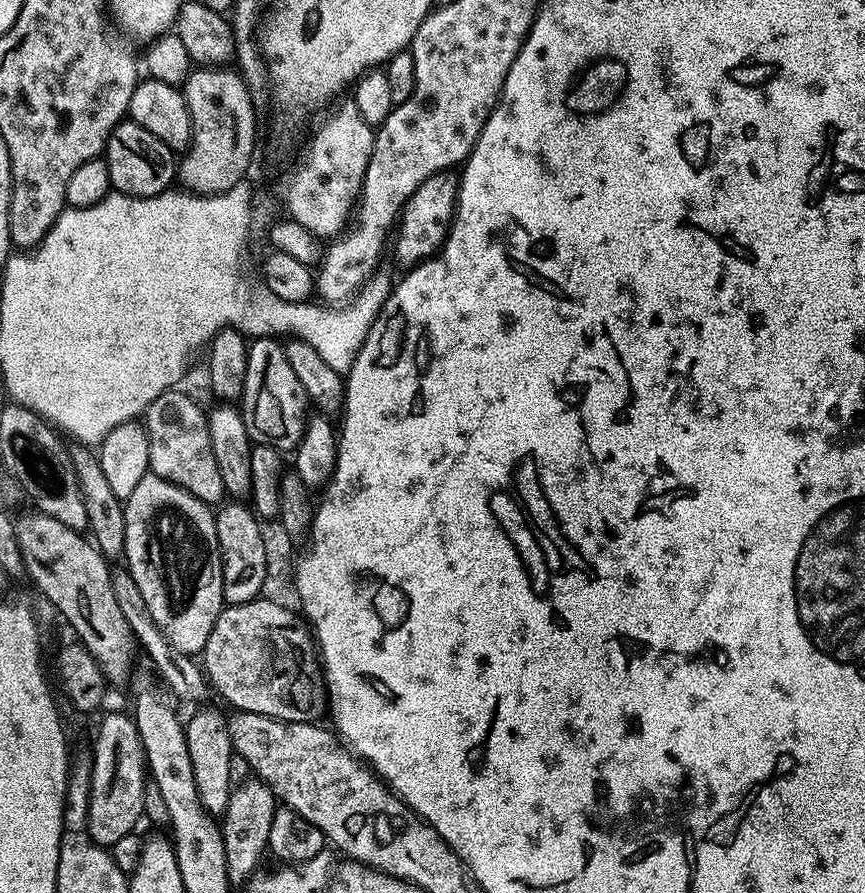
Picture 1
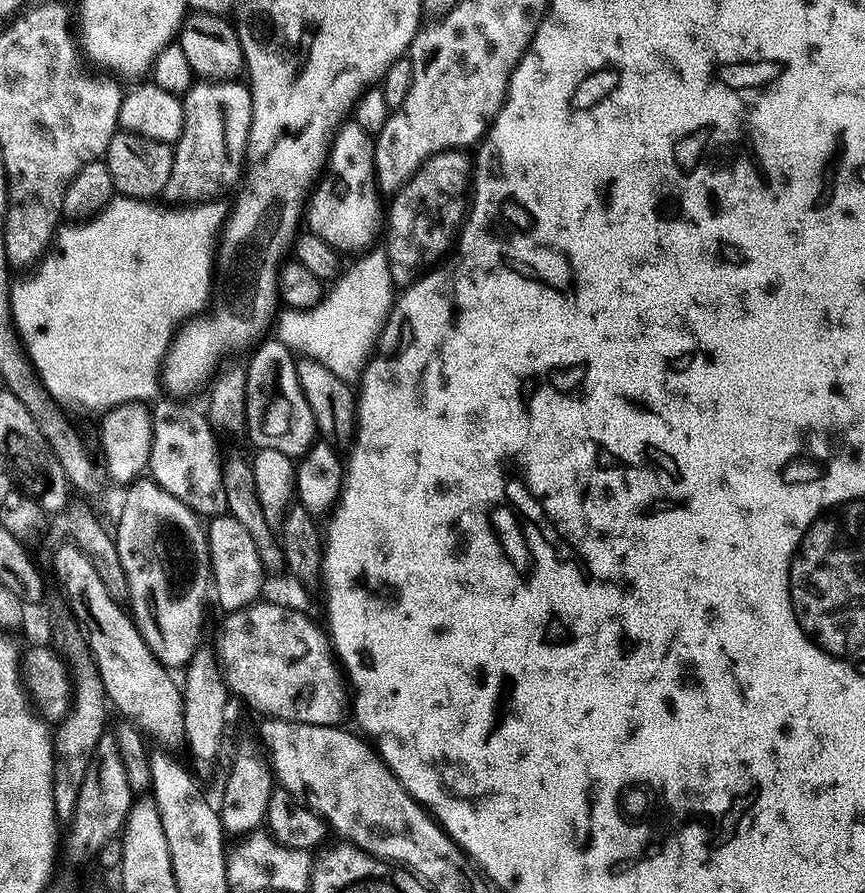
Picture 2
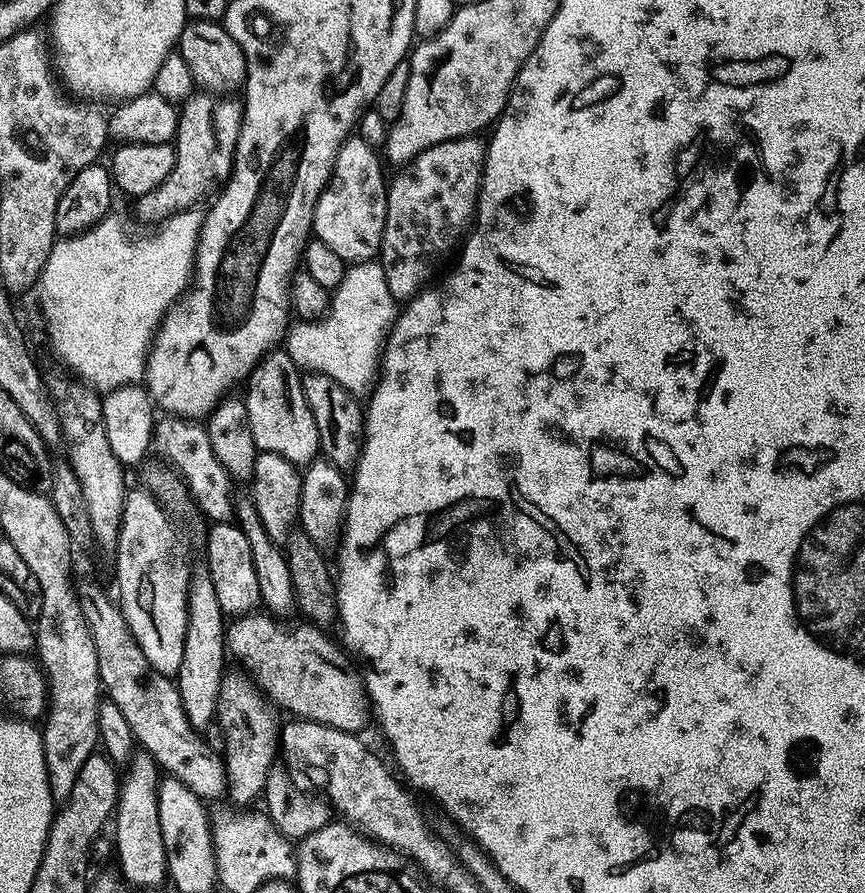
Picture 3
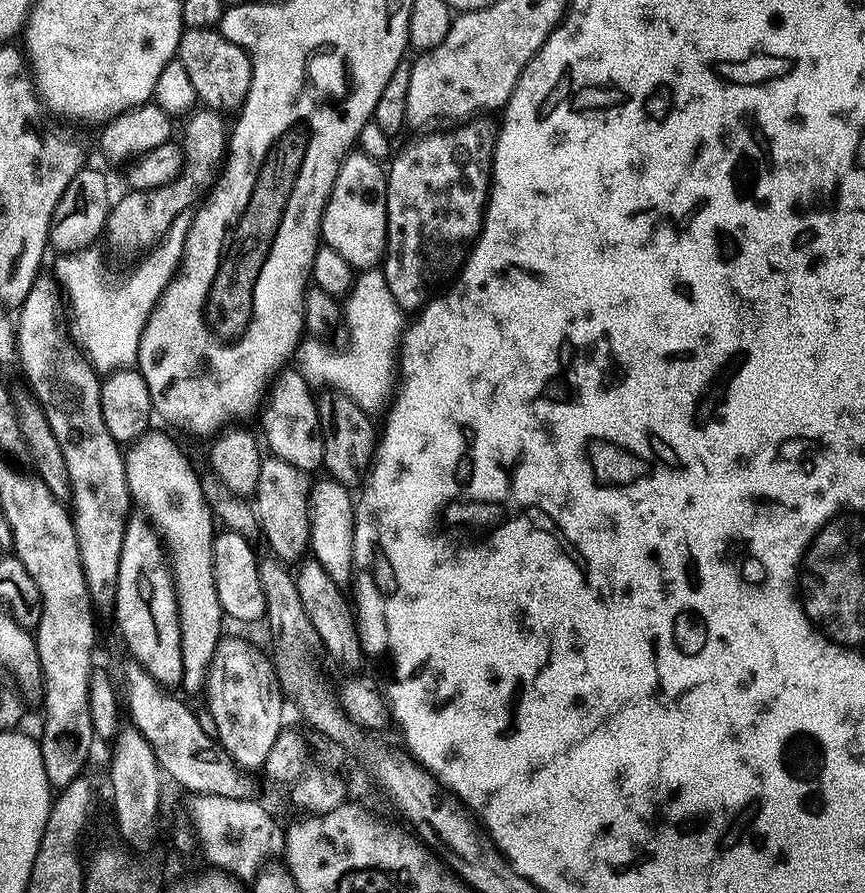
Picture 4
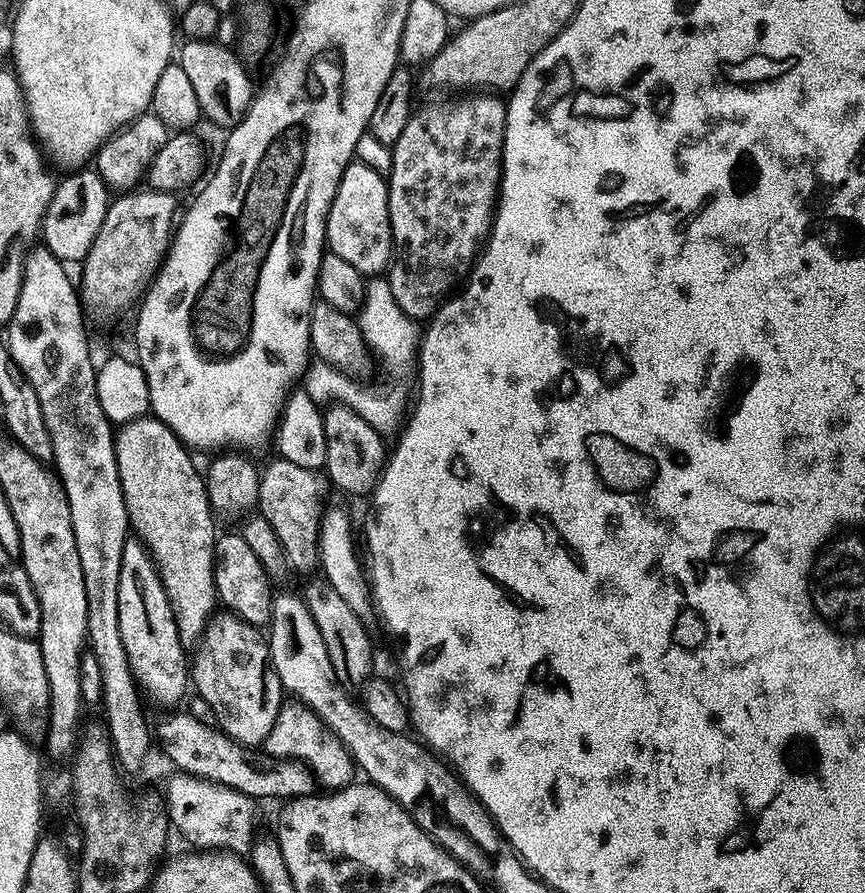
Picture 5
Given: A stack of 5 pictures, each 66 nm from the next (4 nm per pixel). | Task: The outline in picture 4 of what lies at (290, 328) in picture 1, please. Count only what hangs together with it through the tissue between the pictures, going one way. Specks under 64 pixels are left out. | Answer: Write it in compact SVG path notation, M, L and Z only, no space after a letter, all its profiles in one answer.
M380 270L361 271L355 277L346 302L342 320L345 325L348 323L352 345L345 352L331 352L321 339L301 339L298 371L313 389L340 392L351 398L363 412L372 414L379 404L389 403L394 388L392 375L395 377L398 372L398 349L406 328L406 316L398 302L394 302L394 294L390 294L390 286L386 286L386 278Z

